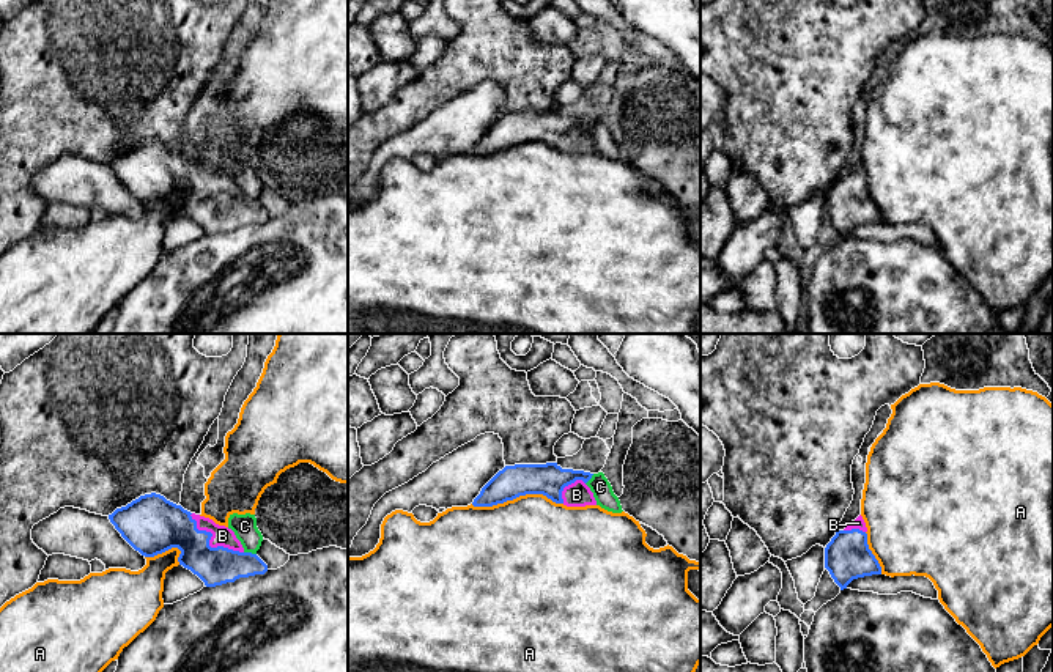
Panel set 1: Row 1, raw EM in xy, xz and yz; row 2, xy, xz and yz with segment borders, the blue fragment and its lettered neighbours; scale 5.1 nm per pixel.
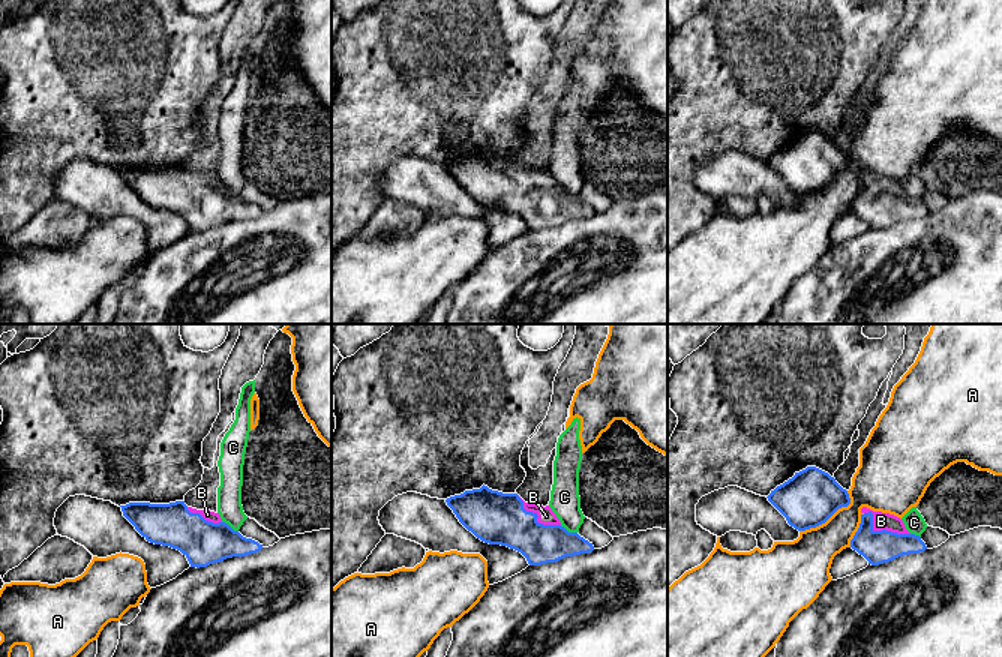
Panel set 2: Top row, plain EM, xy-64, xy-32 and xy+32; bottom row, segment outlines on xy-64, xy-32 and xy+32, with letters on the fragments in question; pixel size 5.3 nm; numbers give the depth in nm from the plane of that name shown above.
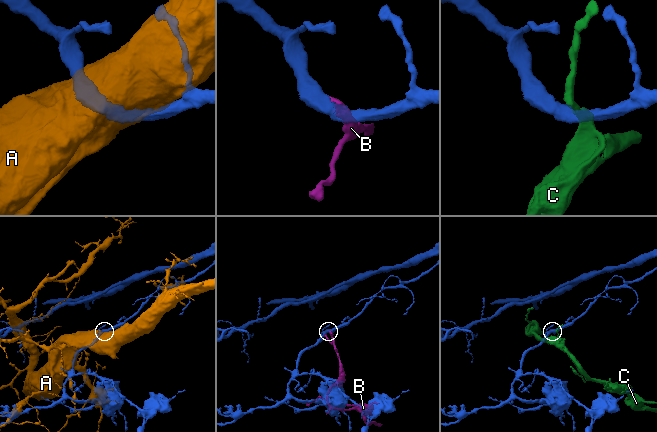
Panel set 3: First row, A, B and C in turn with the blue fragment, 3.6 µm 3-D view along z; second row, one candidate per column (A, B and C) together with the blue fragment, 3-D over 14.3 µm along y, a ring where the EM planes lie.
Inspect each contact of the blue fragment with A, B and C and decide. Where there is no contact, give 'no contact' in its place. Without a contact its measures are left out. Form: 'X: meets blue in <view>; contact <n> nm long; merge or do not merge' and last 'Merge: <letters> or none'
A: meets blue in xz; contact 480 nm long; do not merge
B: meets blue in xy; contact 340 nm long; merge
C: meets blue in xy; contact 70 nm long; do not merge
Merge: B

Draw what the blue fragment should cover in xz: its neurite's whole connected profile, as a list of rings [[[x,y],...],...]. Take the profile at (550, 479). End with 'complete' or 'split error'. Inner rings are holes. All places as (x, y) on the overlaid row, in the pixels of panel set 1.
[[[557,463],[505,466],[482,488],[472,505],[493,507],[526,494],[543,494],[567,507],[597,505],[586,485],[592,475],[562,469]]]; split error

